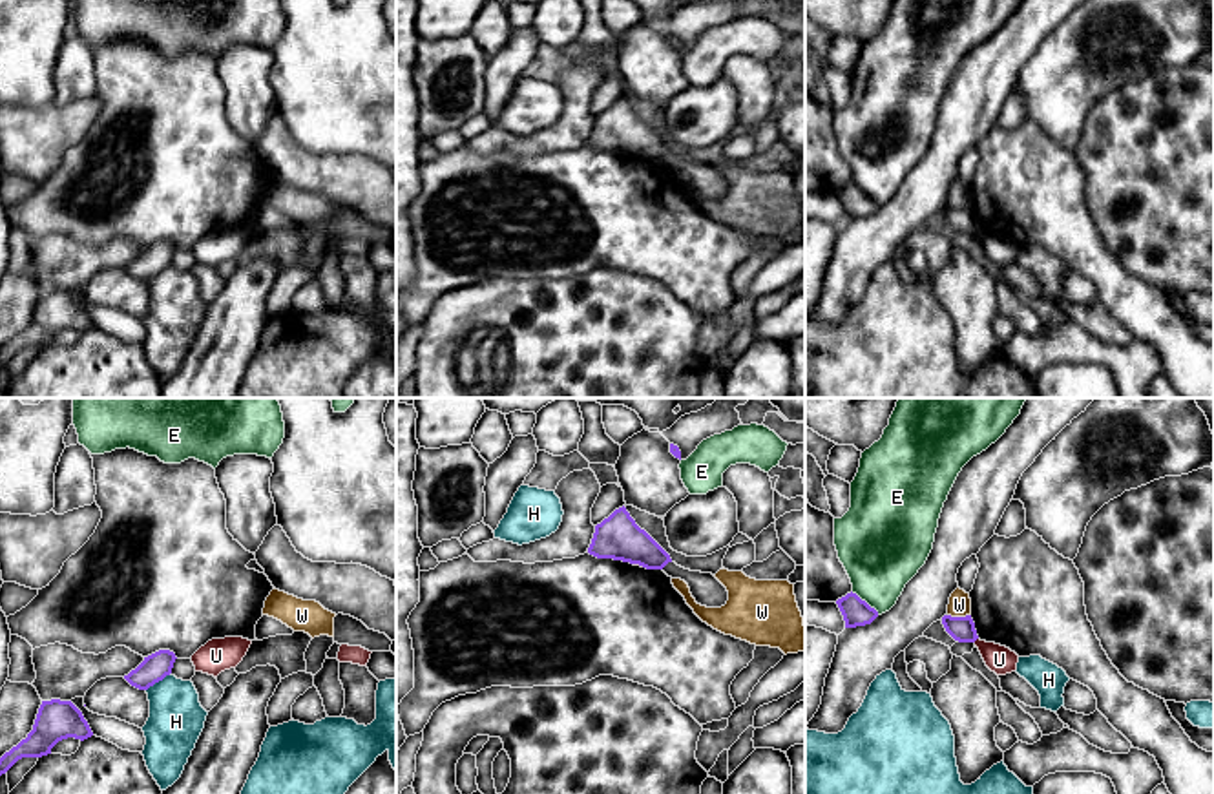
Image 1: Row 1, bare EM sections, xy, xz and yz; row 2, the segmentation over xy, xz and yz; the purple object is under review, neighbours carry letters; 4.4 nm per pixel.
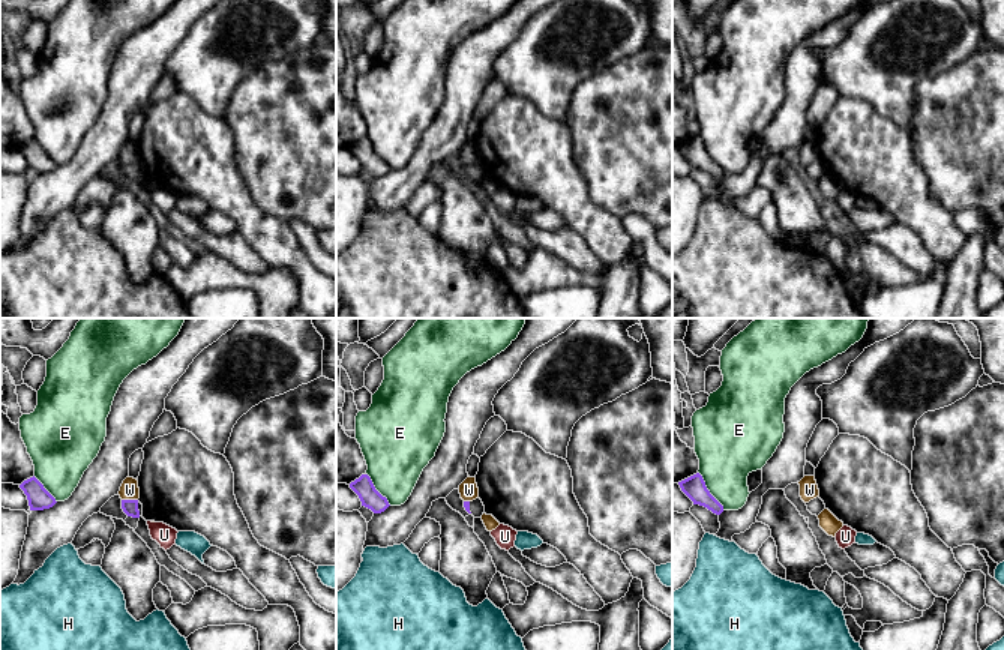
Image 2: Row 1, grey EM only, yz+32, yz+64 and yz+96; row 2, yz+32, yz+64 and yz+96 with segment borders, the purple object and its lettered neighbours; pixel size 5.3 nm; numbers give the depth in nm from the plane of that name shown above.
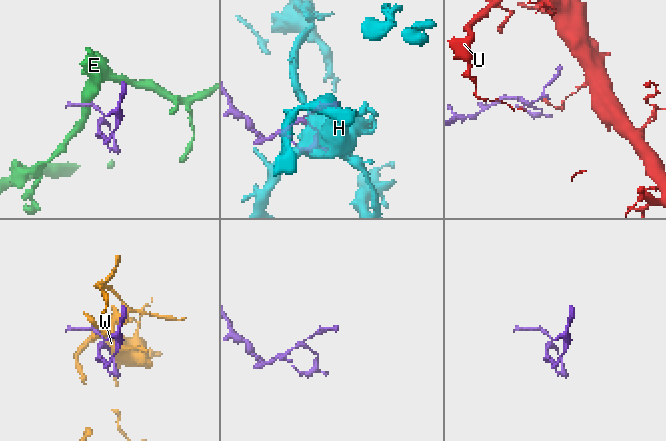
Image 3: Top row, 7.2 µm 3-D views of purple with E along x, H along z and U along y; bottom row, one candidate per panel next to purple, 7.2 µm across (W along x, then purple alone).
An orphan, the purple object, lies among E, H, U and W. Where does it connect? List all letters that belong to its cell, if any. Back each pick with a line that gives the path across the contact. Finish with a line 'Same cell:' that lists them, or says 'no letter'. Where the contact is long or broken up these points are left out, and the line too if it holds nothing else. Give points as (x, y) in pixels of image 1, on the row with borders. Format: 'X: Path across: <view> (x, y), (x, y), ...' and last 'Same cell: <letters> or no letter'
Same cell: no letter

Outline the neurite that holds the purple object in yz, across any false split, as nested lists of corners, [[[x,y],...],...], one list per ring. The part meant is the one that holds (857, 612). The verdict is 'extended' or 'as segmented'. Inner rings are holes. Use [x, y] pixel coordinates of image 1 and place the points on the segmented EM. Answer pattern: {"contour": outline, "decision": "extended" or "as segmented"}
{"contour": [[[853,591],[838,599],[836,604],[843,615],[845,628],[865,626],[878,617],[878,611]]], "decision": "as segmented"}

